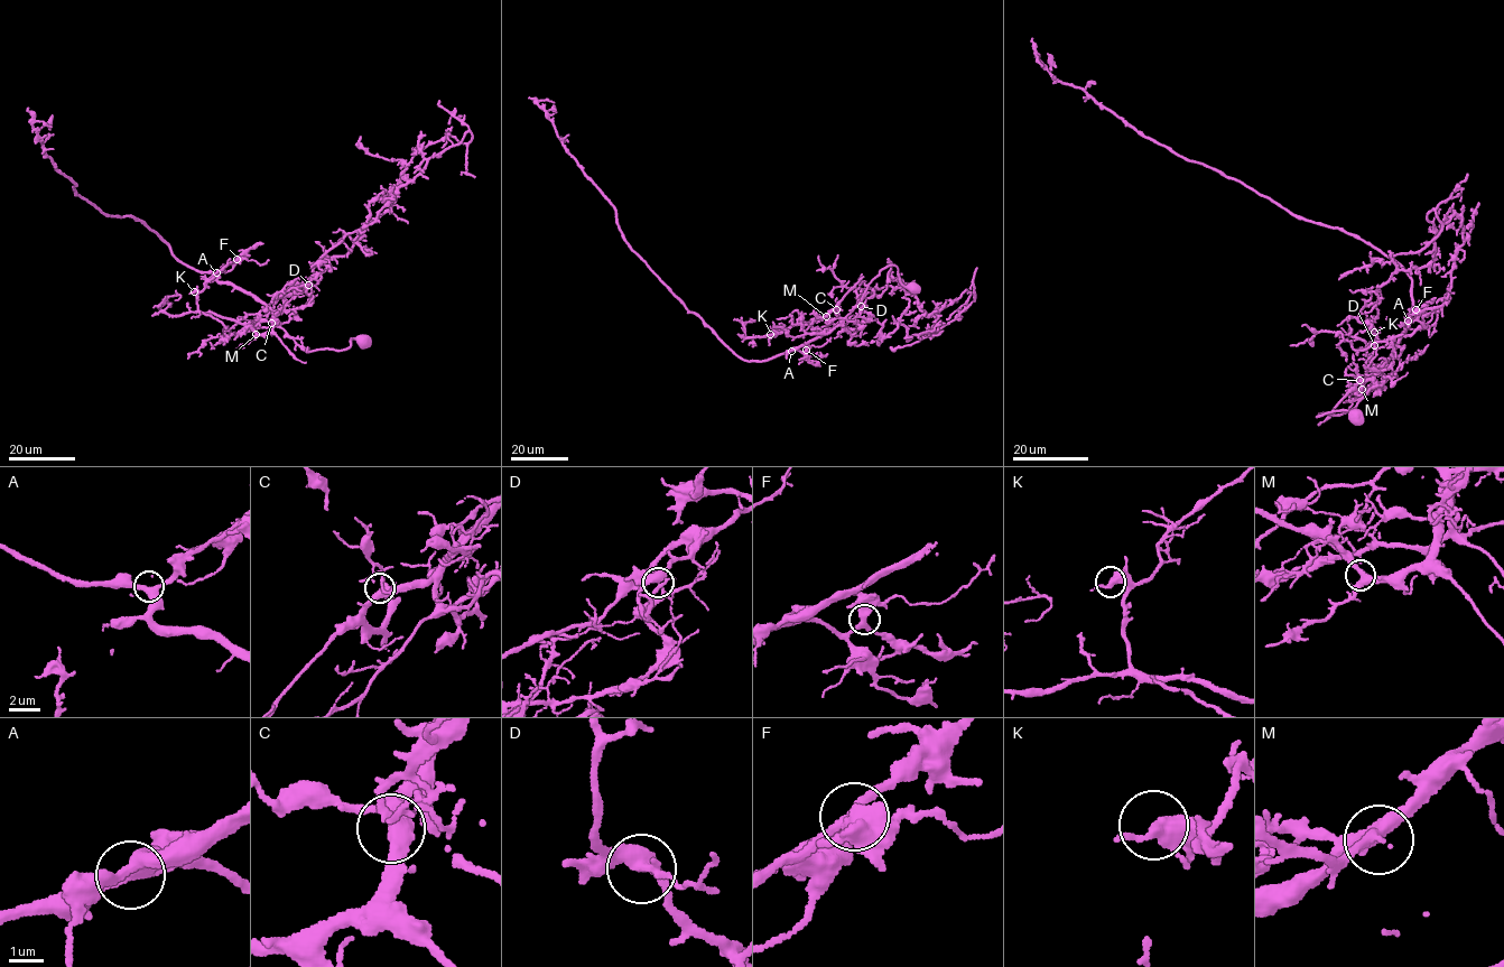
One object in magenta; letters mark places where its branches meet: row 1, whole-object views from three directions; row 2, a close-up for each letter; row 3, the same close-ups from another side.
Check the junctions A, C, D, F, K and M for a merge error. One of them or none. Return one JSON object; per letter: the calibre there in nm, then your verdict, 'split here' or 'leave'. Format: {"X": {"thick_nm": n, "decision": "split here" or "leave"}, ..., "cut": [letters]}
{"A": {"thick_nm": 360, "decision": "leave"}, "C": {"thick_nm": 380, "decision": "leave"}, "D": {"thick_nm": 380, "decision": "split here"}, "F": {"thick_nm": 340, "decision": "leave"}, "K": {"thick_nm": 360, "decision": "leave"}, "M": {"thick_nm": 320, "decision": "leave"}, "cut": ["D"]}

